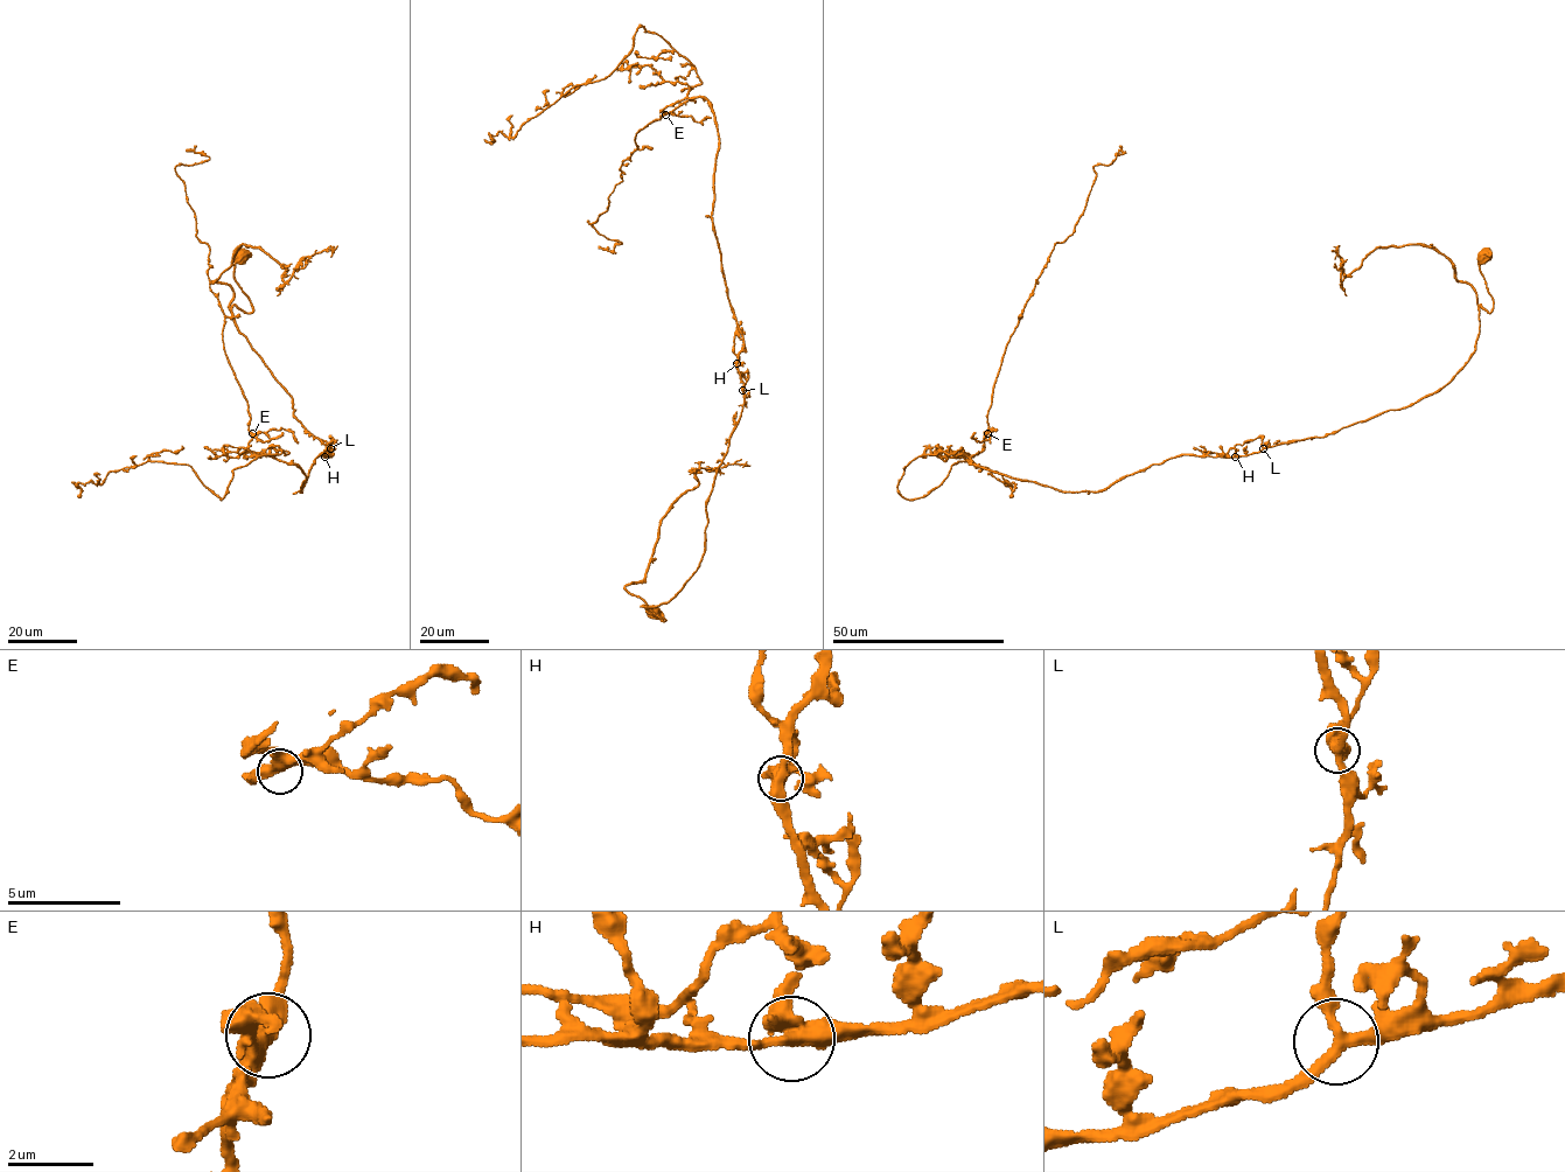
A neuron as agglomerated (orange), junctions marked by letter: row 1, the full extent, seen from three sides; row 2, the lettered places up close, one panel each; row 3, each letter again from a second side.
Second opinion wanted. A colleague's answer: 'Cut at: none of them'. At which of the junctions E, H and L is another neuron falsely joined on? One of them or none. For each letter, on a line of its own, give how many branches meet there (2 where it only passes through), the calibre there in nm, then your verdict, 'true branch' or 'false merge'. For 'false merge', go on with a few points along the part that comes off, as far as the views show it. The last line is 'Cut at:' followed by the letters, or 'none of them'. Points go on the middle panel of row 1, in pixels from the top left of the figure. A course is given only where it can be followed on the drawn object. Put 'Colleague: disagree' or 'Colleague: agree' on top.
Colleague: agree
E: 3 | 400 nm | true branch
H: 3 | 440 nm | true branch
L: 3 | 280 nm | true branch
Cut at: none of them

